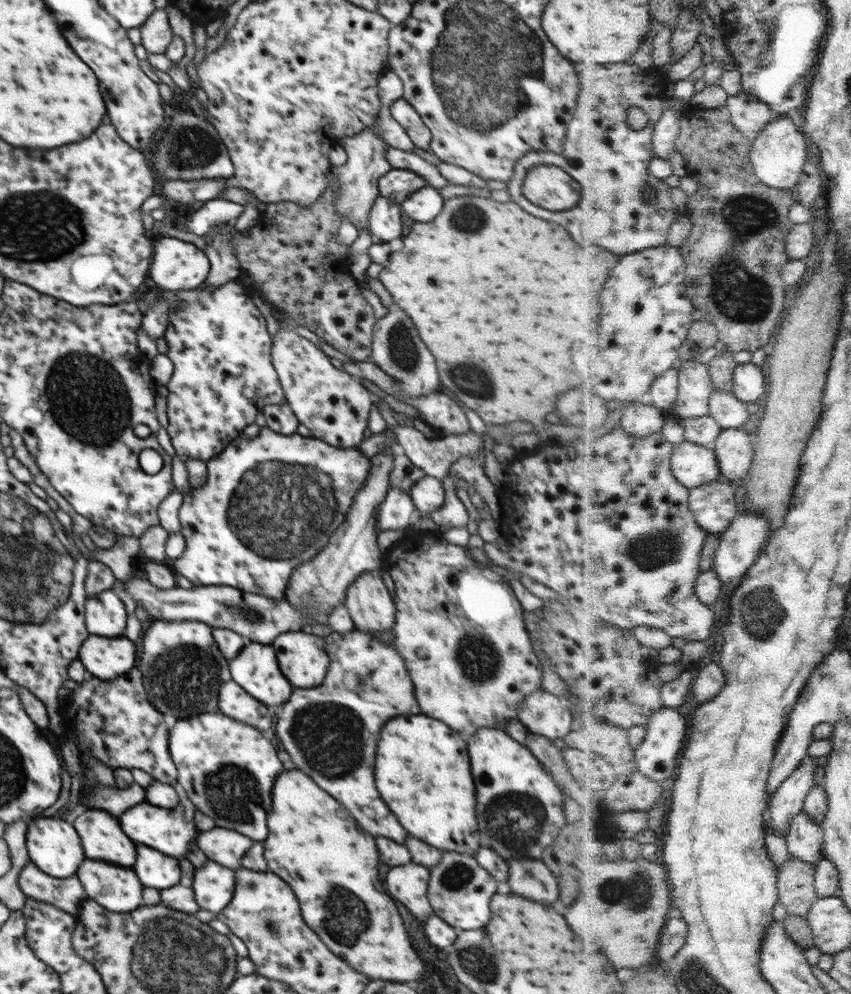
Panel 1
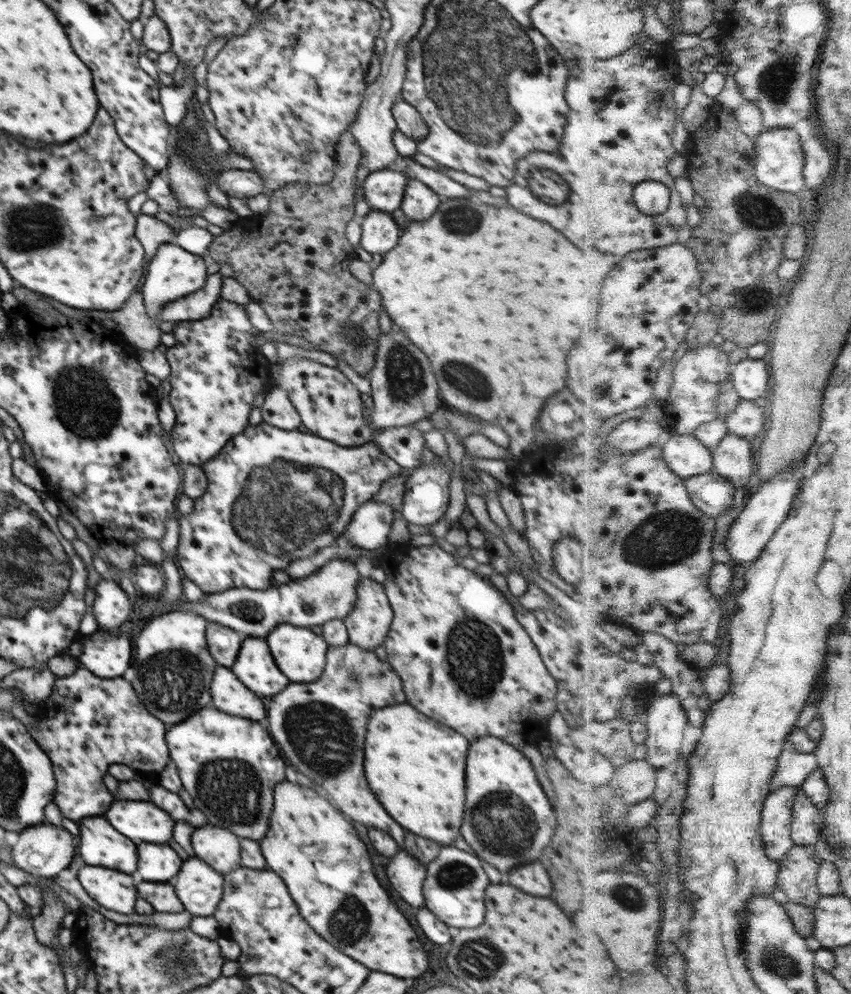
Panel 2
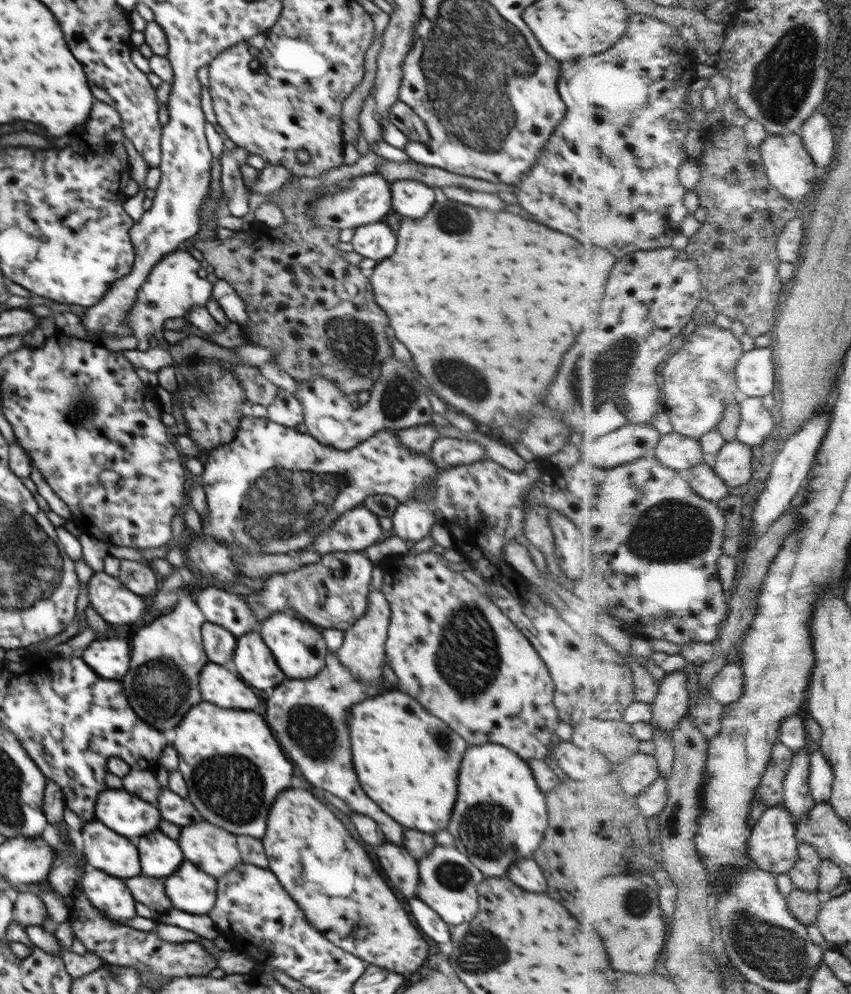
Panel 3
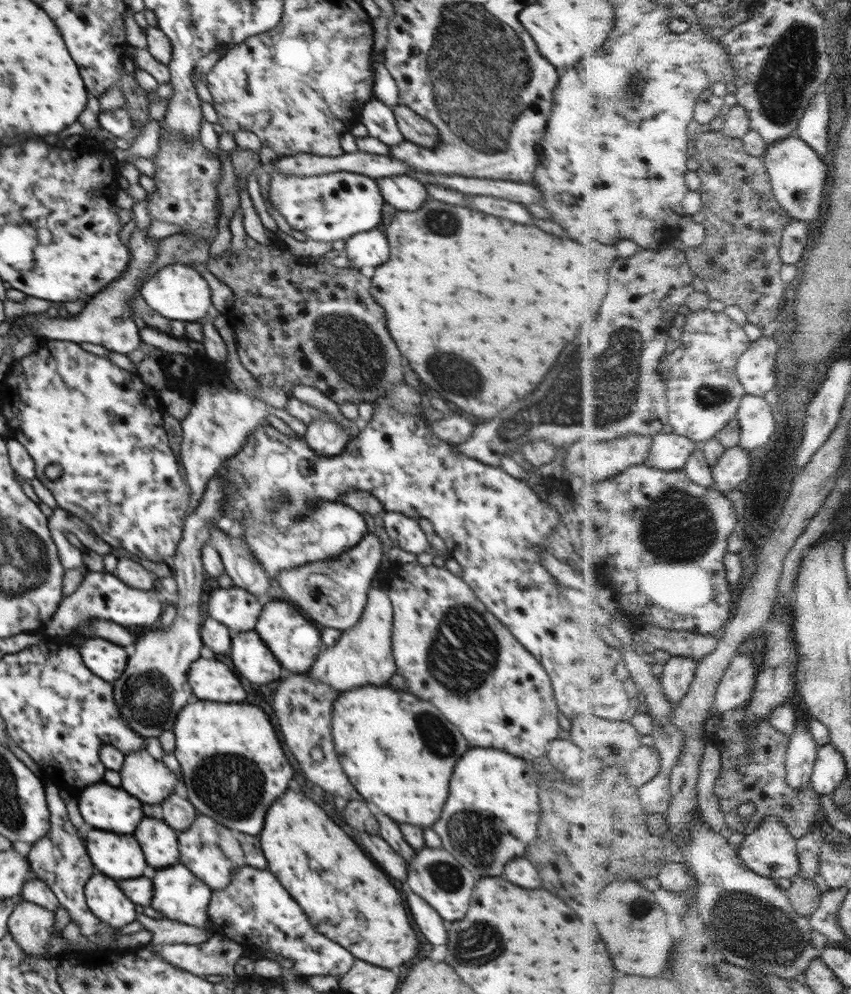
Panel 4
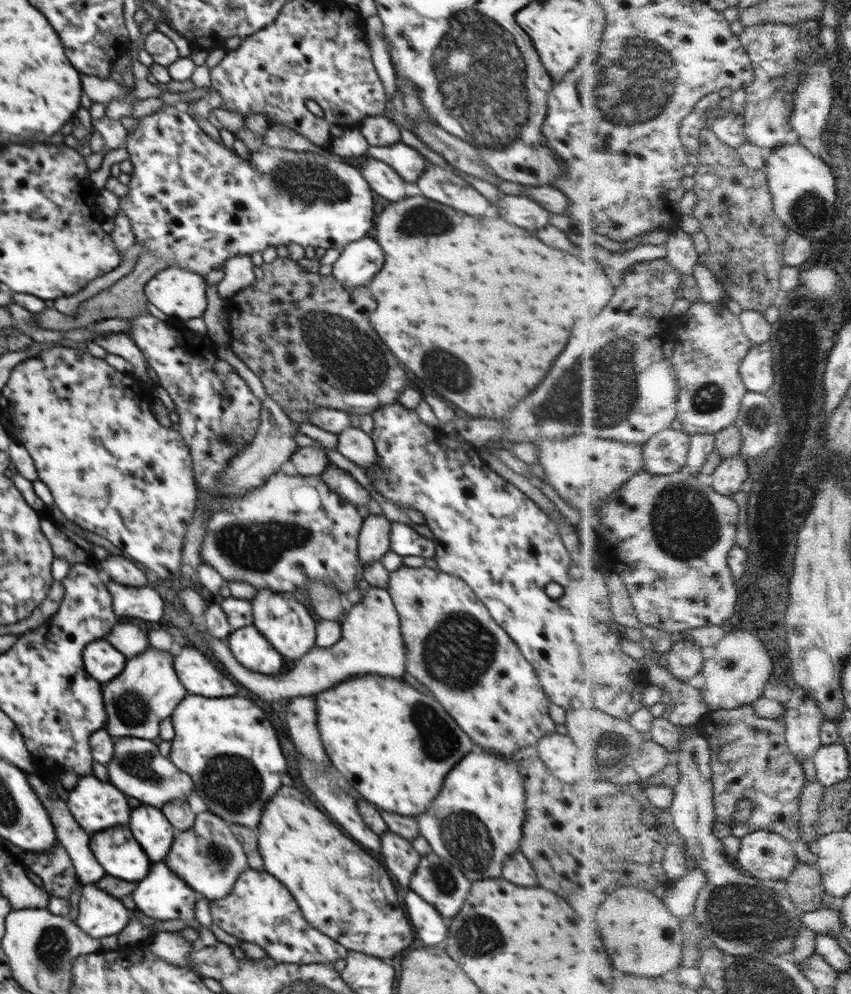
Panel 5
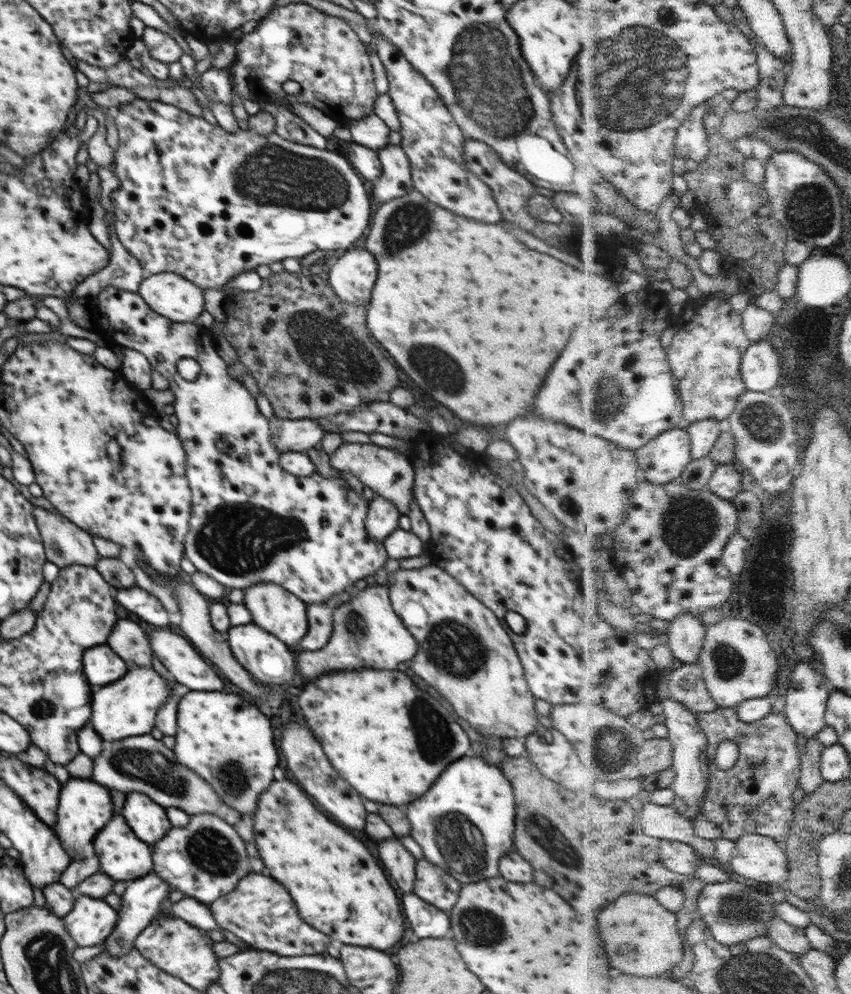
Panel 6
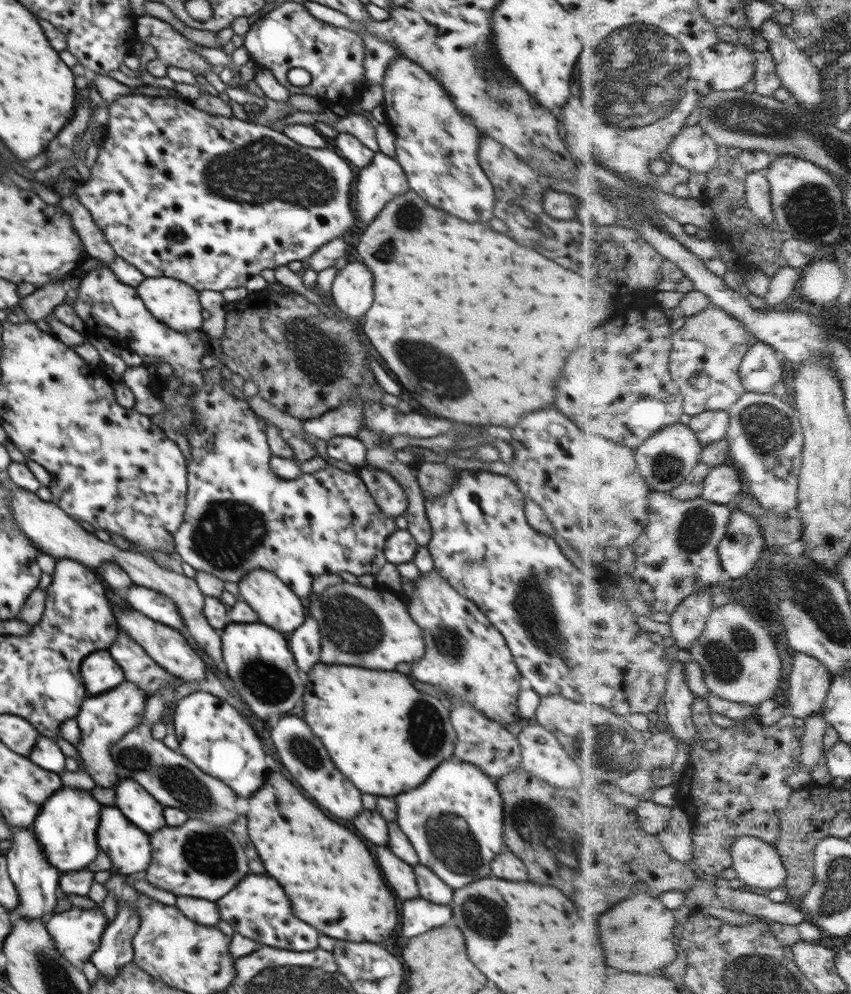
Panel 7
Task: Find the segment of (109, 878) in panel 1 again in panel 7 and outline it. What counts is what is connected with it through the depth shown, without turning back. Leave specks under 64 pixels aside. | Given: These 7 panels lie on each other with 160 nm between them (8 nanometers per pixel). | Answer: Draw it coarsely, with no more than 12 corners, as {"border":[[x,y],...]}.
{"border":[[100,907],[47,916],[58,952],[79,969],[109,923]]}

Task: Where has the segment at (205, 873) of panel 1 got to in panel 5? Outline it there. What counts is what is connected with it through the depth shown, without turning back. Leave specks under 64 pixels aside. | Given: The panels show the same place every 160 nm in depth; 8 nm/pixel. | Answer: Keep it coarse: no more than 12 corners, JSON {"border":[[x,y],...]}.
{"border":[[164,861],[153,864],[132,894],[153,919],[185,920],[199,944],[216,936],[194,915],[198,892]]}

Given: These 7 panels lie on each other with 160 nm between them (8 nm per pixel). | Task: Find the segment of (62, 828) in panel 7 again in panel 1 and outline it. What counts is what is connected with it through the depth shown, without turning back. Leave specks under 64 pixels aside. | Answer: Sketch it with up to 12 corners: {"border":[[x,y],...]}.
{"border":[[180,783],[173,809],[144,801],[120,820],[126,836],[187,858],[200,830],[198,808]]}

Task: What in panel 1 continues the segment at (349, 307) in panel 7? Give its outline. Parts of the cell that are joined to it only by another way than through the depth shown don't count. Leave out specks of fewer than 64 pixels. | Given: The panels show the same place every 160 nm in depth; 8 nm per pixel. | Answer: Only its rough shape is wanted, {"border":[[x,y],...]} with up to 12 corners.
{"border":[[379,195],[369,212],[375,242],[402,237],[401,210]]}

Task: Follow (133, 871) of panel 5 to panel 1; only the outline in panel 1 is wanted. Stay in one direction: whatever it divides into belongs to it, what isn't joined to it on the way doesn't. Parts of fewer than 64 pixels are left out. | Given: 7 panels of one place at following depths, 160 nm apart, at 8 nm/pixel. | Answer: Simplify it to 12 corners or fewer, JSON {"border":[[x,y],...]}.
{"border":[[88,808],[74,819],[86,859],[136,862],[118,820]]}

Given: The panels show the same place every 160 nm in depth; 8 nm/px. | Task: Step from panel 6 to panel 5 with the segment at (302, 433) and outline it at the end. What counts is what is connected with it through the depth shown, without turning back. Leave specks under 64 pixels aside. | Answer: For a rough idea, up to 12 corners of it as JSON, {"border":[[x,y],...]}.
{"border":[[274,399],[254,438],[221,474],[221,496],[262,486],[299,448],[301,433]]}

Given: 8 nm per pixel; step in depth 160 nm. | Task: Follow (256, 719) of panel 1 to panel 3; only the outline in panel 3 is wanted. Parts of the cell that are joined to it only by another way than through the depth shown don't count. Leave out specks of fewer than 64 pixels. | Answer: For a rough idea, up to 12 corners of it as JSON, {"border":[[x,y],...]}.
{"border":[[208,662],[202,700],[254,710],[258,696],[231,666]]}

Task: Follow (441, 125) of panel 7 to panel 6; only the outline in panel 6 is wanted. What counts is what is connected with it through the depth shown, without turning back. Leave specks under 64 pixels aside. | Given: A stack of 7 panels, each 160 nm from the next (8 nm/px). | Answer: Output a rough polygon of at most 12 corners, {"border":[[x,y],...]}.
{"border":[[375,36],[413,189],[498,222],[466,137],[421,73]]}

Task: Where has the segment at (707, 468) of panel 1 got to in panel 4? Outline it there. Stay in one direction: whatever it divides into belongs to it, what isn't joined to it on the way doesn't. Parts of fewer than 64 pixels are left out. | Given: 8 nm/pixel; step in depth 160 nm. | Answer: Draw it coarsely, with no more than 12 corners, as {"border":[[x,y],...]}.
{"border":[[655,436],[649,463],[685,469],[696,451],[689,436]]}

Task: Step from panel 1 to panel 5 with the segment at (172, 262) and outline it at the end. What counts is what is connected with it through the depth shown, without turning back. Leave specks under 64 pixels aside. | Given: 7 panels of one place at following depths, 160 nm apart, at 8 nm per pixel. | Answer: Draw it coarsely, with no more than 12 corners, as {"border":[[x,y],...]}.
{"border":[[166,266],[146,283],[150,304],[188,322],[204,315],[202,275]]}

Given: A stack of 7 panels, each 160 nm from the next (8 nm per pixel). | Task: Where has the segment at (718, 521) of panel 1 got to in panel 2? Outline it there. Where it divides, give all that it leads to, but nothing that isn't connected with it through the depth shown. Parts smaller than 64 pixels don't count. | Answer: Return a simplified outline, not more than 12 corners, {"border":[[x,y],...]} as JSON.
{"border":[[716,470],[686,481],[694,502],[718,519],[736,486]]}

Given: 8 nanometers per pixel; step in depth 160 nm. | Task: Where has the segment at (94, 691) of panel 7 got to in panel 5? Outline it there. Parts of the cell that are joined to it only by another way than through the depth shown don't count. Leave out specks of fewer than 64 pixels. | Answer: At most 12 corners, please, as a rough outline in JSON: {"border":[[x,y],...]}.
{"border":[[105,638],[83,650],[86,672],[101,684],[127,659]]}

